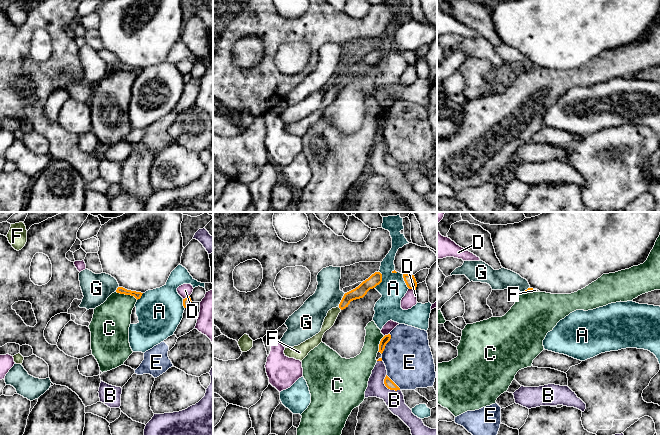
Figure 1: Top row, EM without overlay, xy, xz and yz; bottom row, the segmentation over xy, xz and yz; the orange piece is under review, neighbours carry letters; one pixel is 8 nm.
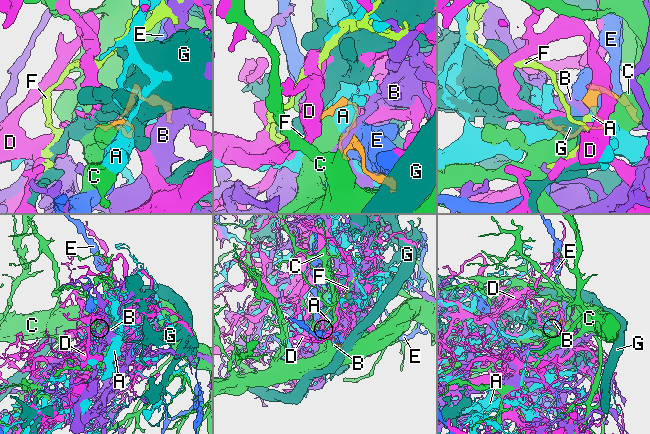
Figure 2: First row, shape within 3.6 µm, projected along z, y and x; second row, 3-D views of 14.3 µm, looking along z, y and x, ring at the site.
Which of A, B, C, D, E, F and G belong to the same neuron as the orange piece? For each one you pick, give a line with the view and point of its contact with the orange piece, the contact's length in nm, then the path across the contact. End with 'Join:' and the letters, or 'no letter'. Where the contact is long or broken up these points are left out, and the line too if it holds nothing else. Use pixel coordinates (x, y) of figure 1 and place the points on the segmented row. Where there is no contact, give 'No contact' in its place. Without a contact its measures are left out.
F: Touches orange at xz (340, 308). Shared border 40 nm. Path across: xz (359, 292), (353, 294), (340, 308), (332, 314)
Join: F

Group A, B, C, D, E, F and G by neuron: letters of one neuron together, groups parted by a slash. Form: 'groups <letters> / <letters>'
groups A / B / C / D / E / F / G

